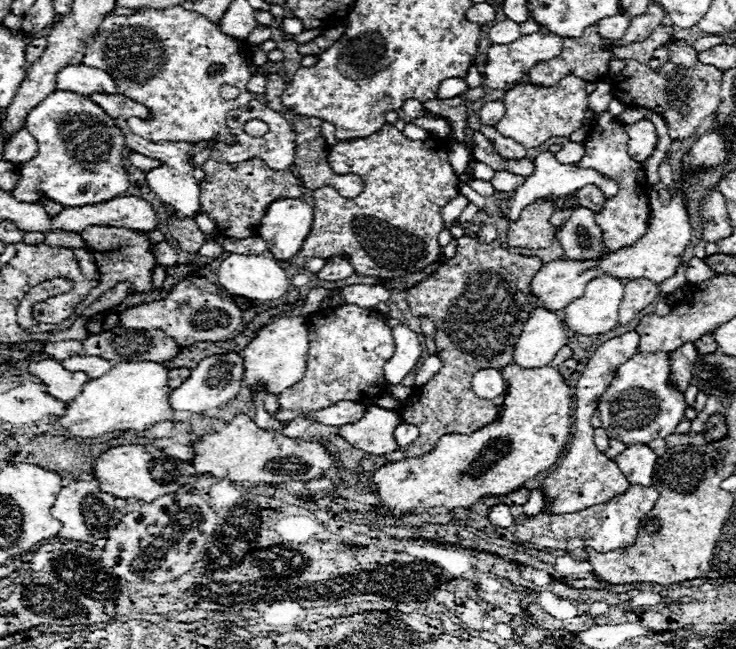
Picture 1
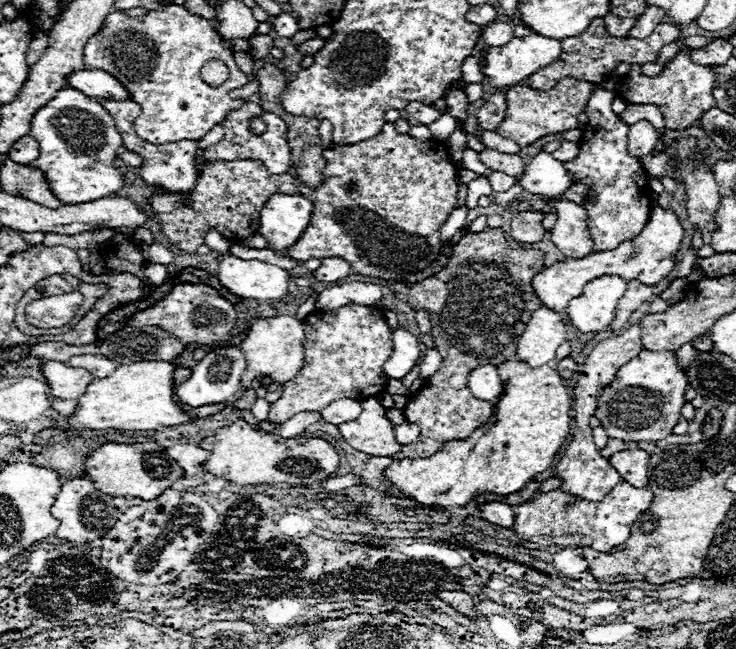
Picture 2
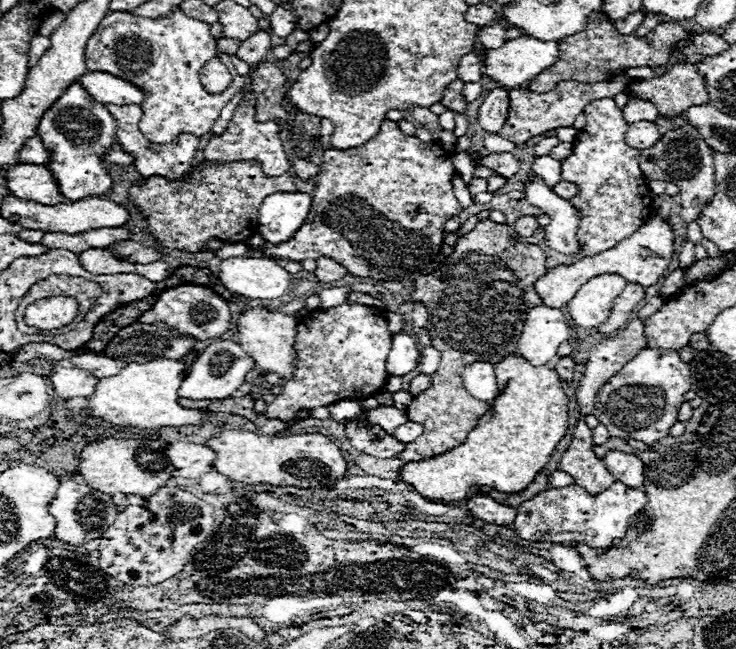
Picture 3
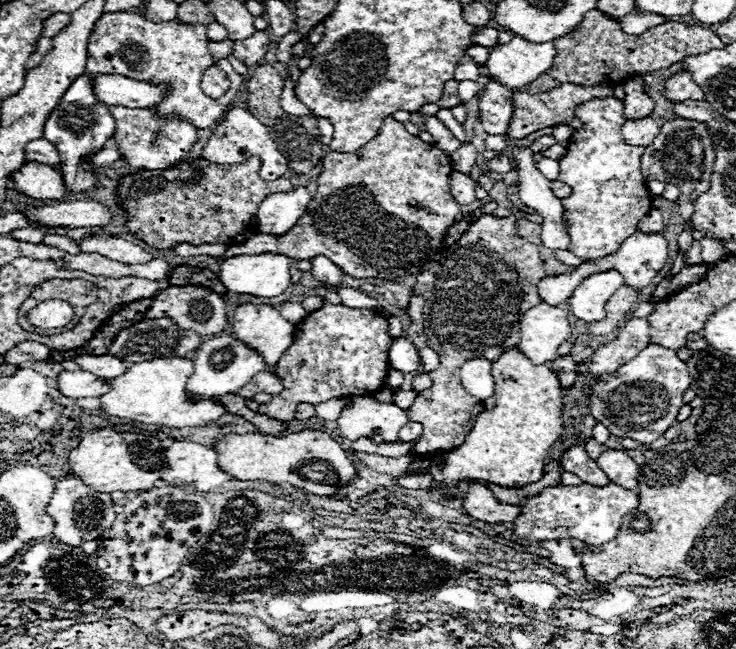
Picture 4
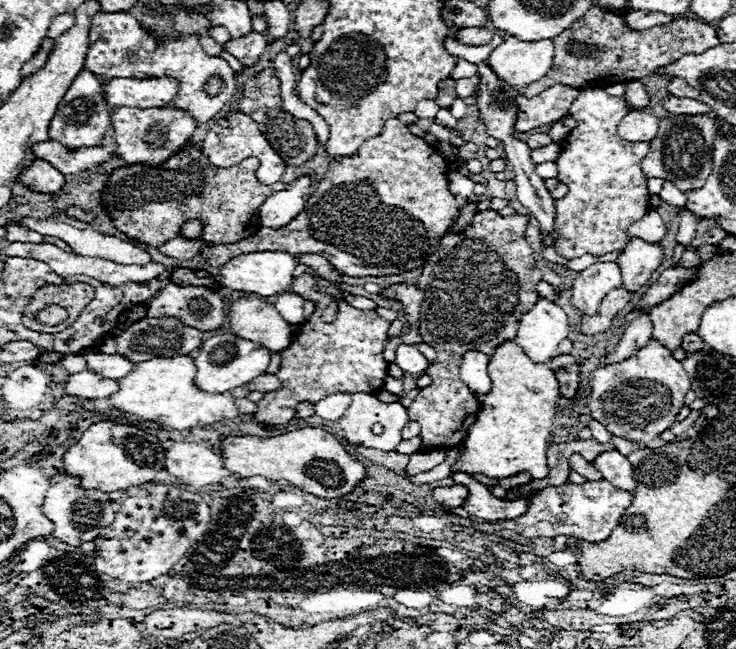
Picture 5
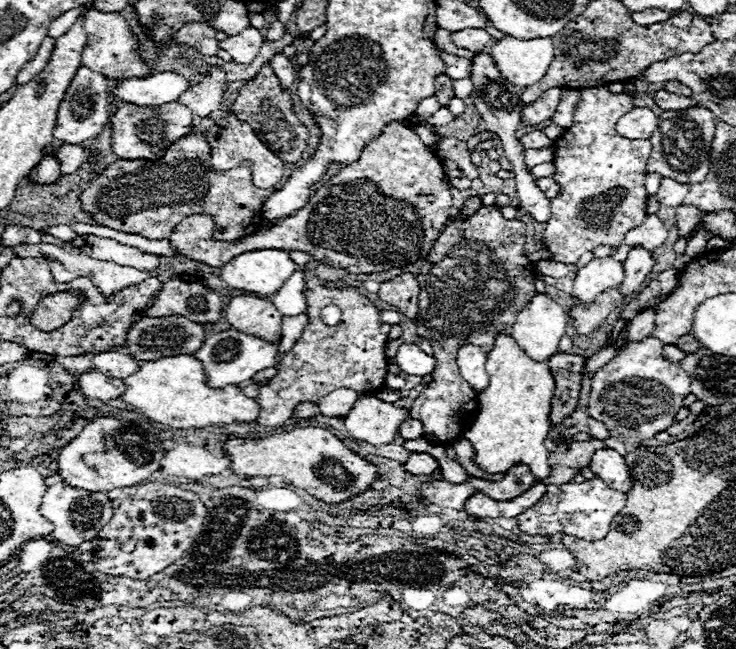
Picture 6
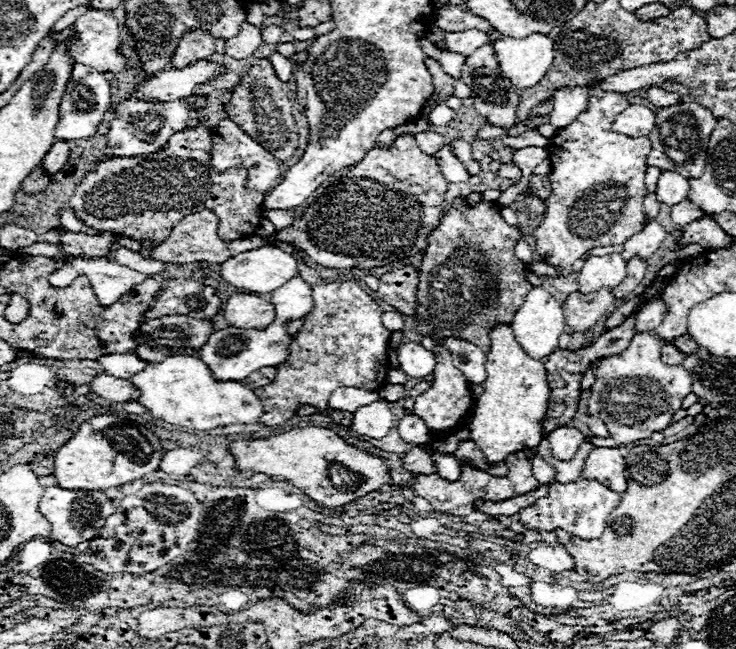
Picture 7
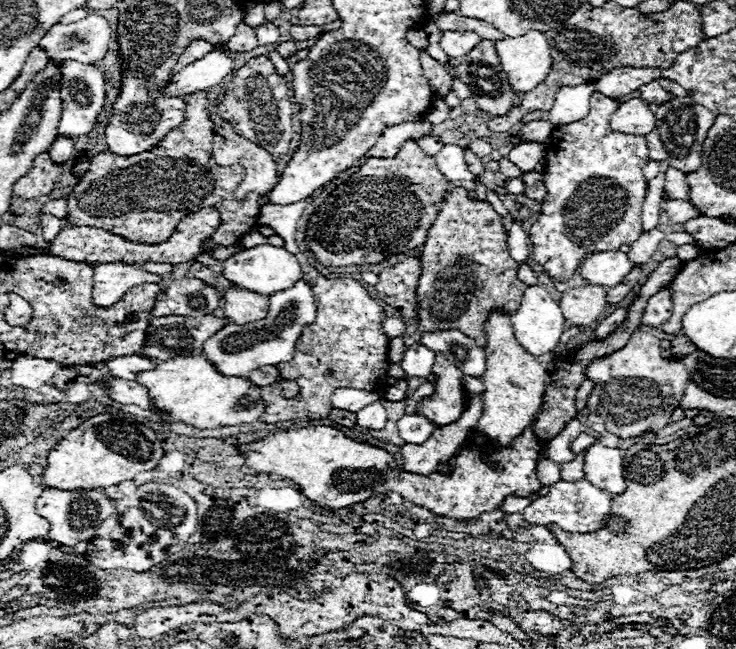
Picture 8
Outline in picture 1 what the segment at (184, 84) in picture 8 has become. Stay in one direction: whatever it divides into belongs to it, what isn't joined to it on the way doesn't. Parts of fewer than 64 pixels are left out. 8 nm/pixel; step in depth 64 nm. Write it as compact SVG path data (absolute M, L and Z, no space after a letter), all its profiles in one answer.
M74 64L62 68L56 74L56 78L58 78L58 90L80 92L82 96L88 96L92 92L116 94L116 84L112 76L100 68L90 68L86 64Z

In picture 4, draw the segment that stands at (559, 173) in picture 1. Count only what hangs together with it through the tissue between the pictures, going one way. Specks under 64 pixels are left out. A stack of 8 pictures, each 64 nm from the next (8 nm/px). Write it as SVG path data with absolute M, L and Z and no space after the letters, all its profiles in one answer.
M542 158L540 162L536 162L536 168L544 174L544 178L548 178L550 182L558 180L558 160L552 158Z

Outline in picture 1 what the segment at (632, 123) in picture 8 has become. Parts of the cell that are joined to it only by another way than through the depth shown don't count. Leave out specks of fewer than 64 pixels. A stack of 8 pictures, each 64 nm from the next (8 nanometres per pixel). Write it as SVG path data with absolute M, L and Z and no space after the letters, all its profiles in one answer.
M640 120L634 124L624 124L624 130L628 134L628 154L632 156L632 160L648 160L658 144L654 124L650 120Z

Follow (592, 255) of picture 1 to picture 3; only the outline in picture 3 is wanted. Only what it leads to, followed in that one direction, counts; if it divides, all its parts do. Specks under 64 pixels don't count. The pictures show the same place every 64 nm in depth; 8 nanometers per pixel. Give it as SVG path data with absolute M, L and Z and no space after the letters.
M536 178L532 184L526 182L524 196L530 204L538 206L548 214L550 226L544 228L546 232L546 244L552 250L558 250L562 254L578 254L580 242L578 242L578 226L580 226L580 210L574 208L568 200L556 196L552 190L548 190L540 178Z

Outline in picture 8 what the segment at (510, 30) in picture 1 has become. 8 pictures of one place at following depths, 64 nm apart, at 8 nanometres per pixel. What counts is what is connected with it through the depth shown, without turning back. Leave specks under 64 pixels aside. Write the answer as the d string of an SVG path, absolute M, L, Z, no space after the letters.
M442 32L440 48L452 58L462 58L466 56L466 52L476 48L480 40L482 38L476 36L476 32Z

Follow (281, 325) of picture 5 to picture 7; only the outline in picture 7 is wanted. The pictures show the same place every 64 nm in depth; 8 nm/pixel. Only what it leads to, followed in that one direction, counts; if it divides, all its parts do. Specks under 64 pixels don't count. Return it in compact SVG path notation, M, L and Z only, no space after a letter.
M256 294L230 296L222 314L234 328L256 328L256 330L268 328L276 318L274 306Z

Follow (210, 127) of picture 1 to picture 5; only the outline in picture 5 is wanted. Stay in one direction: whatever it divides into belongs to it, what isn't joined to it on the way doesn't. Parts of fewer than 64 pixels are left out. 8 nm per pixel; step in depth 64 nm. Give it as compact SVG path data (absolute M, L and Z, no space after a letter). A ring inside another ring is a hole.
M98 12L92 18L90 34L96 38L90 40L90 46L86 52L86 70L102 78L136 76L144 80L148 76L172 76L180 82L180 88L170 106L186 110L196 122L204 124L212 120L230 102L230 98L238 90L234 70L222 58L212 58L204 54L204 48L200 46L198 36L182 34L176 40L170 40L164 36L158 42L154 34L150 34L134 16L126 12ZM212 74L220 74L226 82L226 88L214 98L204 92L206 80Z

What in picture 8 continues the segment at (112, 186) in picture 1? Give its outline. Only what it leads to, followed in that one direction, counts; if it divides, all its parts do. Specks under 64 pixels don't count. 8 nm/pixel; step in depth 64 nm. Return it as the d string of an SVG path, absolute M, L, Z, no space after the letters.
M64 60L62 62L62 114L58 124L58 136L78 138L86 136L94 130L96 118L104 108L106 100L106 82L104 74L92 66L92 64L80 64L76 60Z

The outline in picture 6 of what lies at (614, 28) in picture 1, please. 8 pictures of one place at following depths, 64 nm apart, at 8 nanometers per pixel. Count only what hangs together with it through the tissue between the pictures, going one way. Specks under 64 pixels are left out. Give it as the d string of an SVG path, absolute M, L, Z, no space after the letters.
M642 10L642 12L632 12L632 20L642 26L650 26L656 22L668 20L672 14L670 12L660 12L660 10Z

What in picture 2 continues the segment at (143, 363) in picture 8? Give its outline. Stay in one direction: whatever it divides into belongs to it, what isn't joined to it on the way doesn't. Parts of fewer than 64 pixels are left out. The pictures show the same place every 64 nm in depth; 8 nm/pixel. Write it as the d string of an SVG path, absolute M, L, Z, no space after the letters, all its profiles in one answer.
M84 354L84 356L72 356L68 362L68 366L72 368L84 368L88 372L92 372L94 378L104 378L108 374L112 374L116 370L116 362L102 358L102 356L94 356L94 354Z

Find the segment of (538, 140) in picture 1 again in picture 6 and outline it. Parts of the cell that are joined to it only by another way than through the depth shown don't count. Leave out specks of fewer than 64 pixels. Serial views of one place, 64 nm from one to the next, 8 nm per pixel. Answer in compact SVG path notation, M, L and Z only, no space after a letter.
M550 88L548 92L544 92L544 96L540 96L540 100L532 104L522 104L522 126L532 126L550 120L558 108L562 92L564 88Z

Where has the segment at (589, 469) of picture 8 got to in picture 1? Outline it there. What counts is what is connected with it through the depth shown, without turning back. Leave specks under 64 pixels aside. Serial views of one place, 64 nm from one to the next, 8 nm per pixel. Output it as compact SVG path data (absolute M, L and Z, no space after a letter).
M646 444L628 446L618 458L614 458L618 468L624 472L624 476L630 480L630 484L638 486L652 486L652 474L654 464L658 460L656 452L648 448Z

